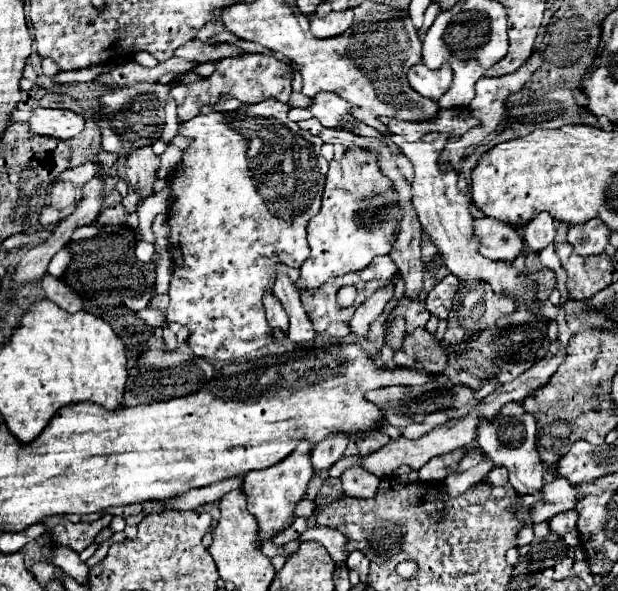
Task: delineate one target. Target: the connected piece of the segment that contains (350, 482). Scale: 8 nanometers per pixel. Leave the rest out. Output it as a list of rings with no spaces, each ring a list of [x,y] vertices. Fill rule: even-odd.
[[[350,466],[342,476],[342,488],[346,496],[352,498],[372,498],[376,496],[376,488],[378,488],[378,478],[374,474],[370,474],[366,468],[362,466]]]

